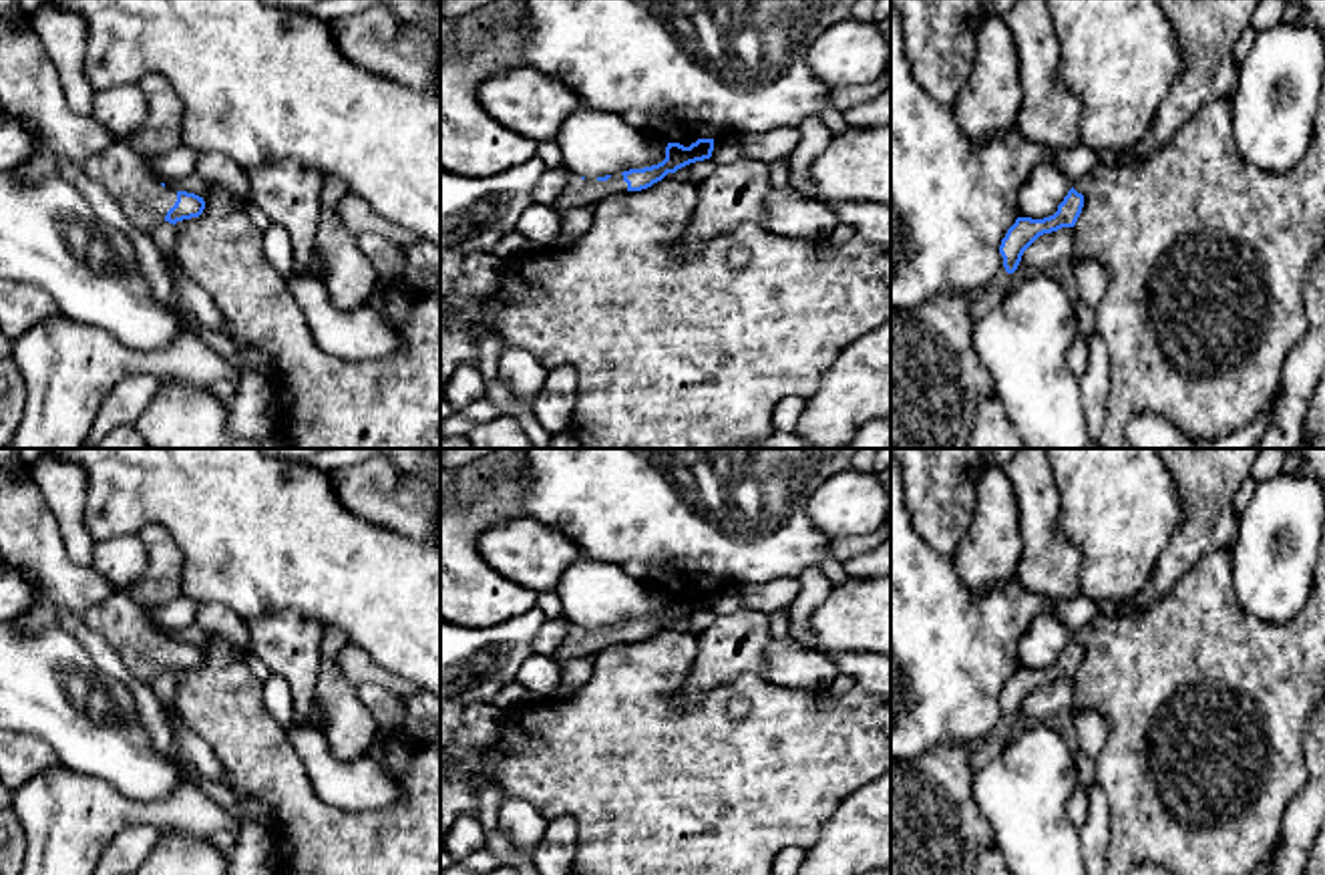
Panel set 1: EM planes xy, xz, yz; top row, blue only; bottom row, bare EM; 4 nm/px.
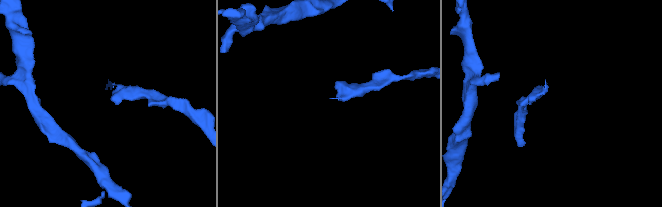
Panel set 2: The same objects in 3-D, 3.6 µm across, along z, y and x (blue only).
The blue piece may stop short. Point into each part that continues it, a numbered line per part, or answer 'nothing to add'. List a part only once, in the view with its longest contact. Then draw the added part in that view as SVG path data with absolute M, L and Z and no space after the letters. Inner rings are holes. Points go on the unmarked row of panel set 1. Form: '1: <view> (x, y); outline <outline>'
1: xy (121, 622); outline M115 591L105 601L88 607L82 622L97 632L125 662L135 678L149 682L165 672L177 652L177 642L163 638L147 618L141 603Z

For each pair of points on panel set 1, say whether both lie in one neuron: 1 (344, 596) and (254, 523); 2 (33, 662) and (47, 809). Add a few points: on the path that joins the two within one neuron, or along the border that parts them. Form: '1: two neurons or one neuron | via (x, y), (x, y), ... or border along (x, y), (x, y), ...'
1: one neuron | via (322, 574), (298, 550), (276, 540)
2: two neurons | border along (59, 759), (73, 769), (103, 779)

